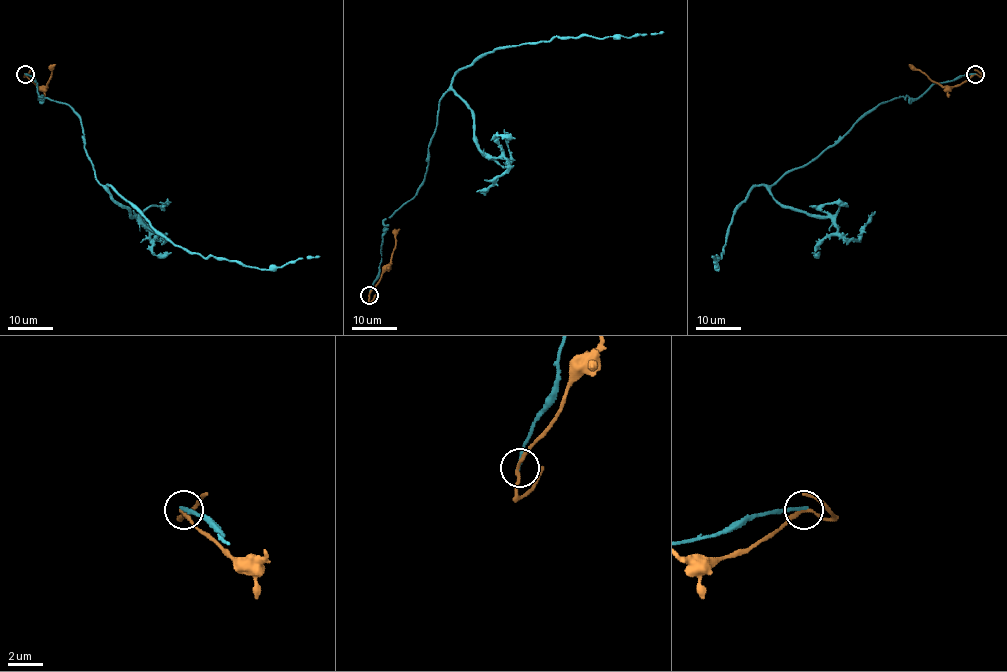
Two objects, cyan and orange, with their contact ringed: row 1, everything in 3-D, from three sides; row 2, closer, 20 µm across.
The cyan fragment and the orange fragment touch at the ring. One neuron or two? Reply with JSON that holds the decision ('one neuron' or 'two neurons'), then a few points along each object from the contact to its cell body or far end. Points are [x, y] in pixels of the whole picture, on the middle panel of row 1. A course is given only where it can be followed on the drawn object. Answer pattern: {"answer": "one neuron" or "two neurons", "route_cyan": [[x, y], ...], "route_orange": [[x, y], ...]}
{"answer": "two neurons", "route_cyan": [[370, 295], [383, 220], [423, 182], [440, 98], [460, 70], [499, 48], [560, 37], [664, 32]], "route_orange": [[370, 295], [382, 270], [390, 262], [399, 229]]}

